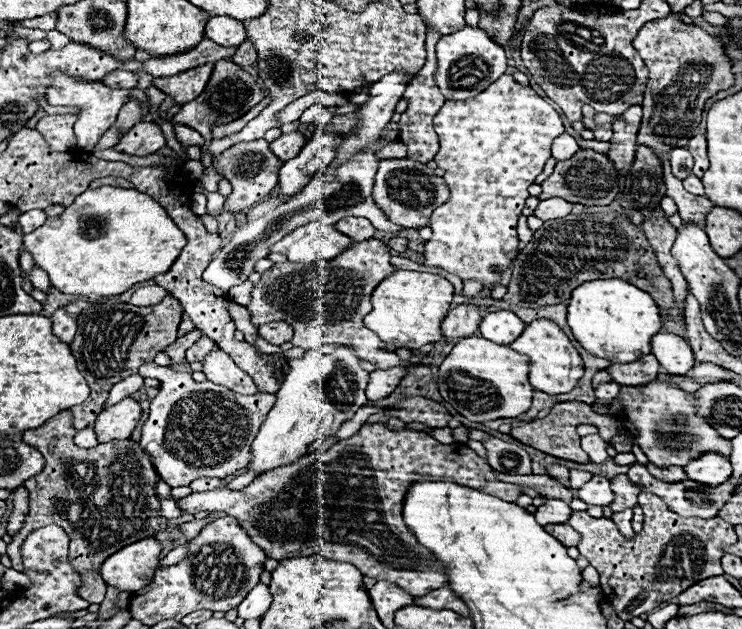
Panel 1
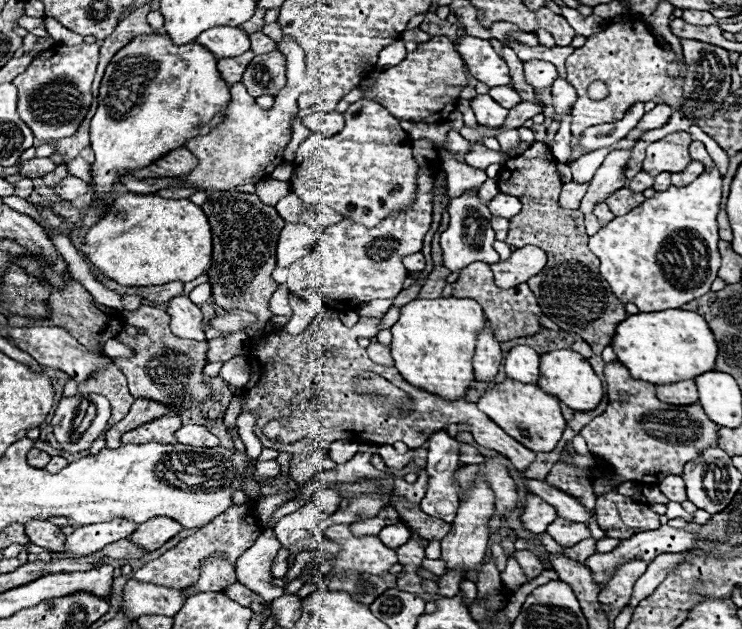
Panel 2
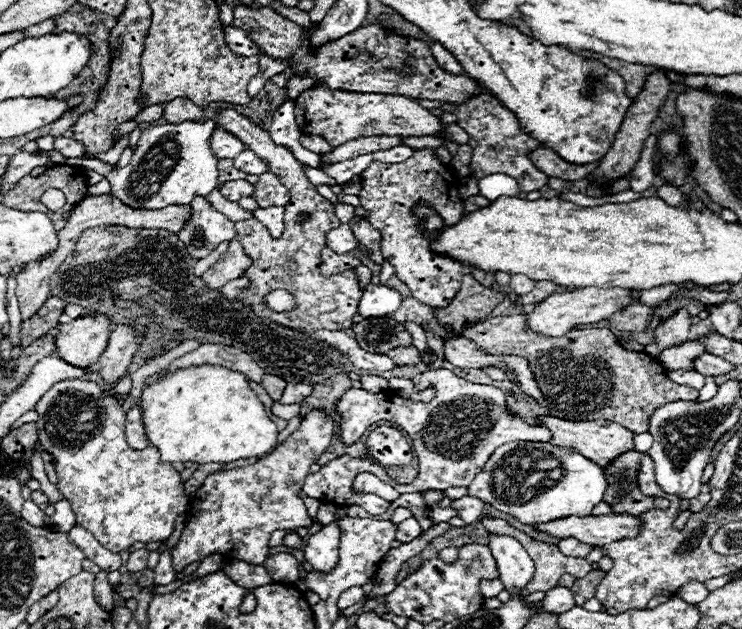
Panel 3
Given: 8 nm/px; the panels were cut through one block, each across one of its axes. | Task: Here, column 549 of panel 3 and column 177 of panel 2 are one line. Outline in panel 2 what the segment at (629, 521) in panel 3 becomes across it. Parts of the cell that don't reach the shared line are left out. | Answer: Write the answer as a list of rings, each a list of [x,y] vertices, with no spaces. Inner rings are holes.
[[[158,516],[152,520],[146,520],[144,524],[138,526],[138,530],[128,538],[136,546],[144,548],[144,552],[154,552],[160,548],[164,542],[174,538],[182,530],[182,524],[176,520],[168,520],[166,516]]]

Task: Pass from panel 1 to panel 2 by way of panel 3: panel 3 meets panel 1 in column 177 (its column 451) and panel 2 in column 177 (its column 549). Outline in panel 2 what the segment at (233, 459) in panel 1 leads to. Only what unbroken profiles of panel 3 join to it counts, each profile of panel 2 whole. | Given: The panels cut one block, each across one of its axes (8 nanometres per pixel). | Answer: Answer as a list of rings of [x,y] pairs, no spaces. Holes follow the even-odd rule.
[[[184,424],[180,430],[176,430],[174,436],[180,444],[204,446],[204,448],[218,446],[218,438],[214,434],[210,434],[204,426],[198,426],[198,424]]]

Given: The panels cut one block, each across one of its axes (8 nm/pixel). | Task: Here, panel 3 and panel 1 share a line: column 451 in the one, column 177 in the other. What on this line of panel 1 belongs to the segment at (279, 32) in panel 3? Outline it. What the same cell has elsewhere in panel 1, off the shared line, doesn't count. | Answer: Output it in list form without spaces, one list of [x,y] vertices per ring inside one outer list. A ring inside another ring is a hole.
[[[204,64],[198,68],[190,68],[186,72],[180,72],[176,76],[166,76],[166,78],[154,78],[154,86],[168,96],[172,96],[178,104],[186,104],[188,100],[194,100],[204,86],[208,84],[212,76],[214,64]]]

